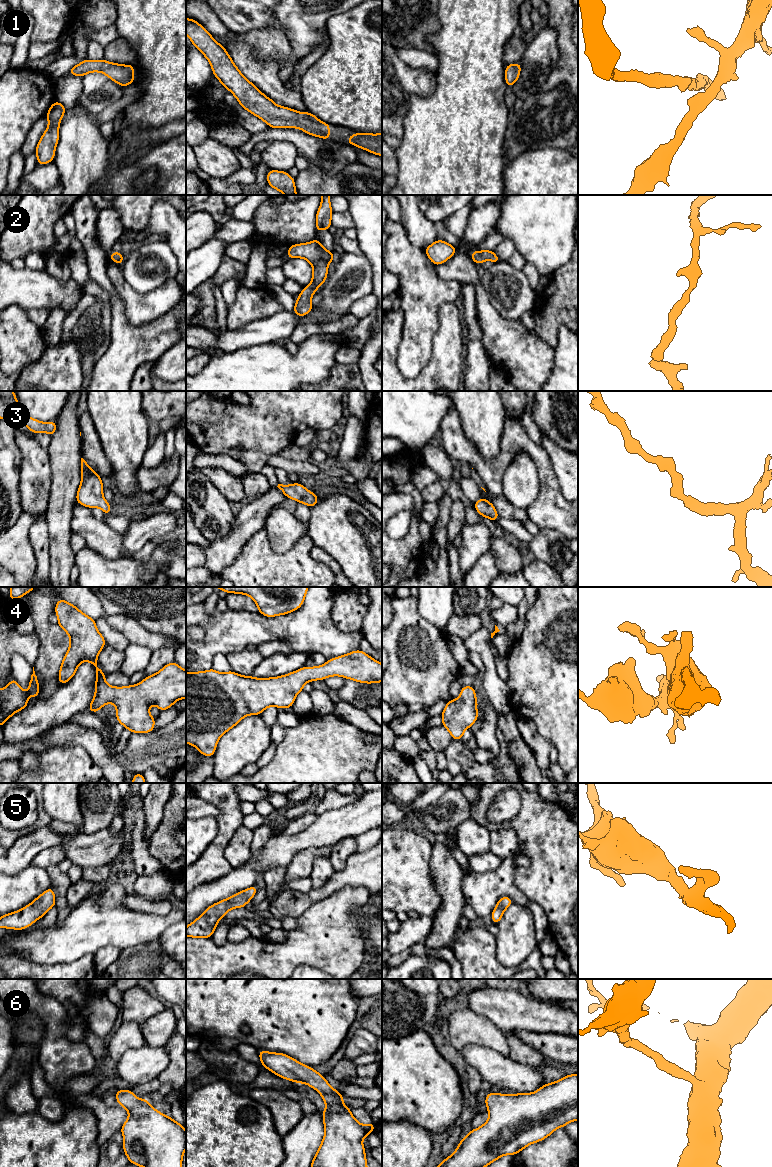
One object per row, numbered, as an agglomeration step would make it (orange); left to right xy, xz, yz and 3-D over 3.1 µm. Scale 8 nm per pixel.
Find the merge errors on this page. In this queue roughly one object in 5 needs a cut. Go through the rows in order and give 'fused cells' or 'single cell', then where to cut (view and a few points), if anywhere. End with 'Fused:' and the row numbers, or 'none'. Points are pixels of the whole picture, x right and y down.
1: single cell; cut none
2: single cell; cut none
3: single cell; cut none
4: single cell; cut none
5: single cell; cut none
6: single cell; cut none
Fused: none

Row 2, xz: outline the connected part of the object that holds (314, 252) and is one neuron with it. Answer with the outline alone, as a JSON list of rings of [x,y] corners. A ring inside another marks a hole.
[[[315,237],[309,243],[293,244],[289,247],[286,255],[291,258],[303,258],[313,266],[313,275],[310,284],[303,288],[296,300],[293,312],[303,317],[314,308],[311,298],[315,291],[323,285],[328,275],[329,263],[336,259],[334,253],[330,253]]]

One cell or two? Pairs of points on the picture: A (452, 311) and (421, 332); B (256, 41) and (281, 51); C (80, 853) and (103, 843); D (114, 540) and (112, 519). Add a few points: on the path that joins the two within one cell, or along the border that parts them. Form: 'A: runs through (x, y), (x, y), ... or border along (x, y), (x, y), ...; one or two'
A: border along (453, 302), (439, 307), (432, 342); two
B: runs through (262, 41), (275, 45); one
C: runs through (86, 850), (97, 849); one
D: border along (102, 520), (122, 536); two

